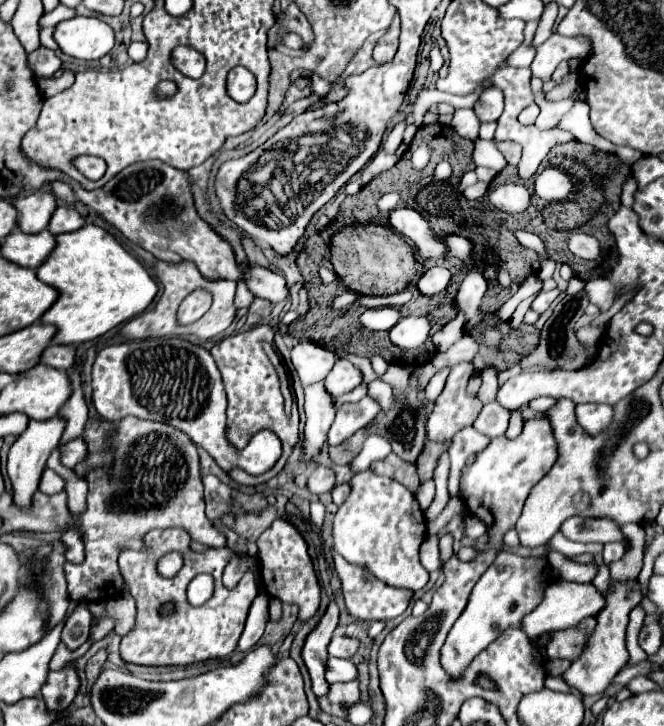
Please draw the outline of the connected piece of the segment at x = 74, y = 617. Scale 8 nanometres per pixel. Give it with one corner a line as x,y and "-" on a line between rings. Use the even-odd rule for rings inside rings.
77,606
73,614
67,618
63,632
61,632
61,640
65,642
69,650
77,650
81,644
87,642
89,622
91,622
91,616
87,612
87,606

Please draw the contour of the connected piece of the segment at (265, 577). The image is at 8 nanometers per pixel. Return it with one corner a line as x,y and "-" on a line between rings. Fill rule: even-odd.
277,518
257,540
257,562
261,570
261,584
267,594
273,594
273,598
279,598
287,604
299,606
299,622
307,622
315,616
321,602
321,588
319,580
313,570
311,556
307,552
307,542
301,536
301,532
287,522
285,518
-
287,548
287,550
281,550

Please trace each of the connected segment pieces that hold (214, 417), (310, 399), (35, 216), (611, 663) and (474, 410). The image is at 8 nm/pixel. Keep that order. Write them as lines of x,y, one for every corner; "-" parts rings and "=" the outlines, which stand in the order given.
181,338
123,342
103,348
91,372
93,406
107,422
119,422
125,416
165,422
185,432
197,446
205,448
221,468
246,467
246,472
261,475
281,458
281,440
271,430
261,430
251,438
245,450
235,450
225,440
227,398
221,374
211,354
=
315,382
305,386
305,436
303,436
303,454
313,458
319,448
327,442
327,432
337,414
335,398
325,390
325,382
=
37,190
25,198
11,200
17,210
17,228
27,234
39,234
47,228
47,220
55,210
55,196
43,190
=
613,582
613,594
607,596
605,610
597,616
597,626
593,634
589,636
585,650
581,656
571,664
571,668
563,674
567,684
571,684
581,696
601,694
605,688
613,682
613,678
629,664
629,650
627,650
627,624
629,624
629,612
641,602
639,584
633,586
617,584
=
470,362
454,366
447,378
449,388
437,398
433,412
427,420
427,436
435,442
451,440
459,430
471,426
483,404
476,396
467,394
467,380
474,373

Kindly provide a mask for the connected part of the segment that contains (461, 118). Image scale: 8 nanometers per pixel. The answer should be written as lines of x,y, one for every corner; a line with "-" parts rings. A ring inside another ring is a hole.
471,108
457,110
455,116
453,116
451,126
463,138
477,138
477,134
479,134
479,120
477,120
477,116

